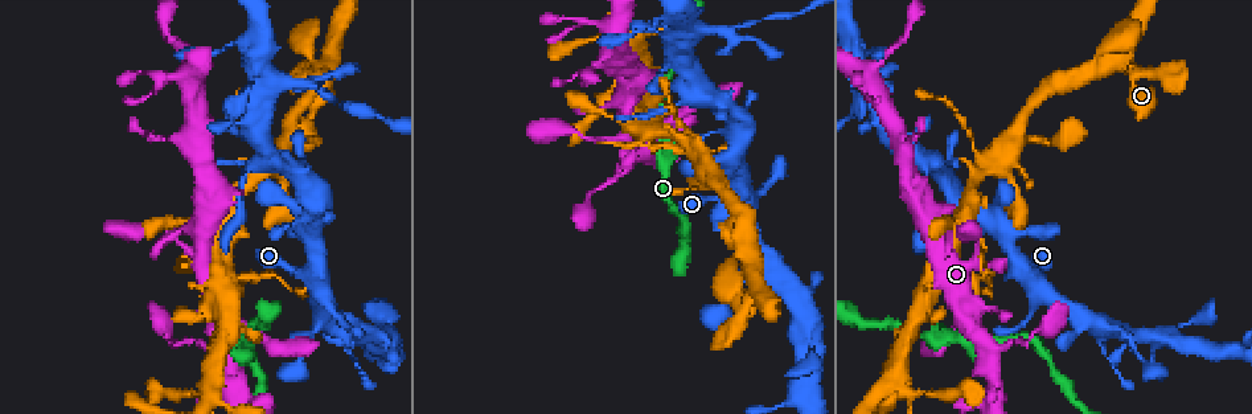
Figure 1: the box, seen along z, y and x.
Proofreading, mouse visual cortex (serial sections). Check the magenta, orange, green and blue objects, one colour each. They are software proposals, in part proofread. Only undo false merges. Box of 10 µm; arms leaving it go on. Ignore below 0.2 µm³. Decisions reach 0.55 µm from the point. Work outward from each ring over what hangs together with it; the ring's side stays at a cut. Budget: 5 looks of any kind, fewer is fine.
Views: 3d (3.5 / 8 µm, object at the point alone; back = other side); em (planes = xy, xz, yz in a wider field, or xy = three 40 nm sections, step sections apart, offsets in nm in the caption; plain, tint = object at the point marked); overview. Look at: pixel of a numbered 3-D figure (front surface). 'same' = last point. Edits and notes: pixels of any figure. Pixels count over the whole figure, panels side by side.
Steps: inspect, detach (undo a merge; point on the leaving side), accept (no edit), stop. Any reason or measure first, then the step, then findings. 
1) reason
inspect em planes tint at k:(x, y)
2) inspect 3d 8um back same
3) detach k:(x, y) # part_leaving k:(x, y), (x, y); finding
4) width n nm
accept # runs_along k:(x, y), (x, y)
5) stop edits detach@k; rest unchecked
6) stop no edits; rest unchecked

abrupt turn
inspect 3d 3.5um at 1:(690, 34)

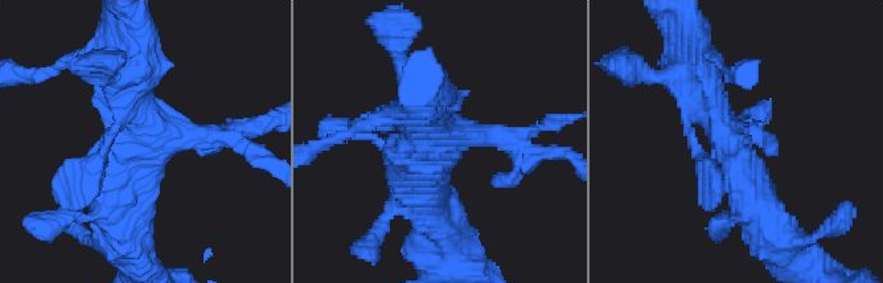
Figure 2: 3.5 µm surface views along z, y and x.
shape alone is not enough
inspect em xy step 5 tint at 2:(148, 151)

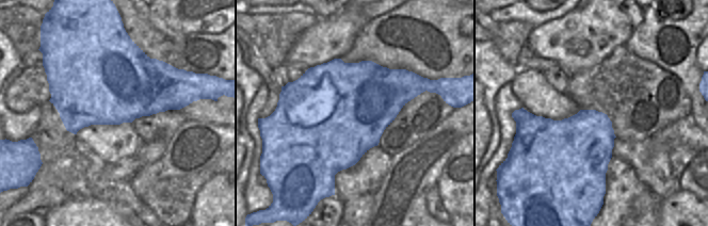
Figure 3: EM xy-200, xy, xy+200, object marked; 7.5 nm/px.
accept # runs_along 2:(767, 225), (699, 80); one cell here

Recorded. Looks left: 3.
looks like a crossing
inspect 3d 3.5um at 1:(632, 48)

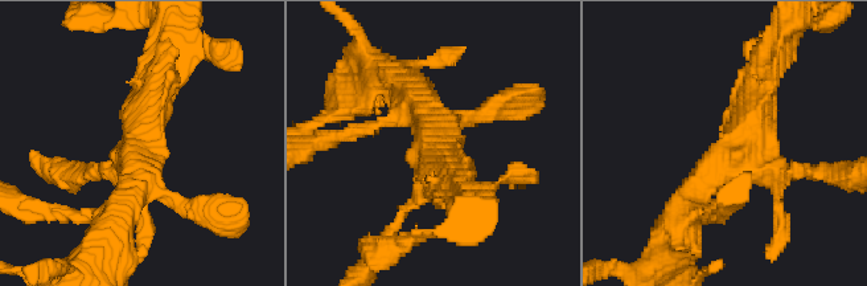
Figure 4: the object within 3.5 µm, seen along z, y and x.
inspect em xy step 3 tint at 4:(138, 151)

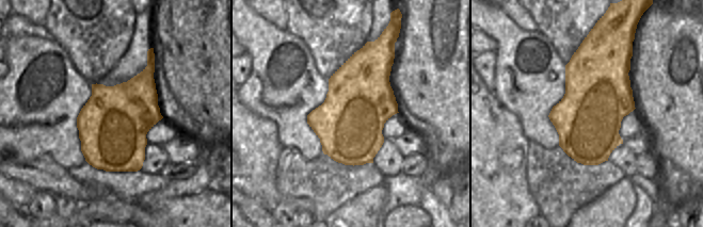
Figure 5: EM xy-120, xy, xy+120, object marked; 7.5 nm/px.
width 500 nm
accept # runs_along 4:(764, 76), (690, 213); one cell here

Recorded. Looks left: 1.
stop no edits; rest unchecked

